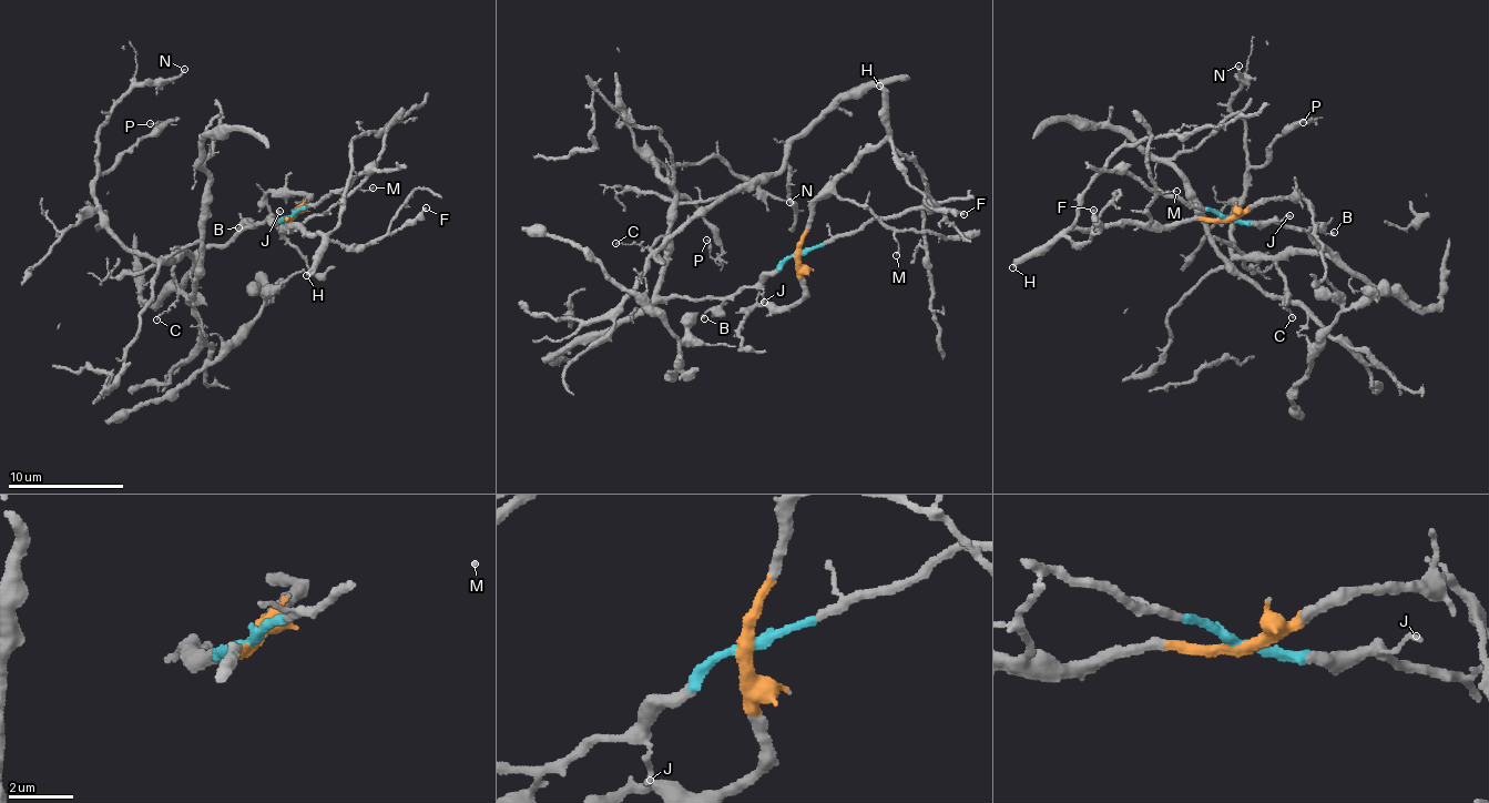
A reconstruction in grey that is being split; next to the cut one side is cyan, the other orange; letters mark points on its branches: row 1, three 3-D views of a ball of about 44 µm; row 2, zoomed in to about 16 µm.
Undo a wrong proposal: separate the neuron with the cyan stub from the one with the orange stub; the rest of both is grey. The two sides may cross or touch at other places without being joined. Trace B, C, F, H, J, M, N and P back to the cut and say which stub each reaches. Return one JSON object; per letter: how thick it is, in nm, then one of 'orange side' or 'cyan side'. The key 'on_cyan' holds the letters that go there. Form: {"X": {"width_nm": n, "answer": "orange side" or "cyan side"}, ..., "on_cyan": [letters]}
{"B": {"width_nm": 160, "answer": "cyan side"}, "C": {"width_nm": 100, "answer": "cyan side"}, "F": {"width_nm": 240, "answer": "orange side"}, "H": {"width_nm": 320, "answer": "orange side"}, "J": {"width_nm": 150, "answer": "cyan side"}, "M": {"width_nm": 110, "answer": "orange side"}, "N": {"width_nm": 140, "answer": "cyan side"}, "P": {"width_nm": 130, "answer": "cyan side"}, "on_cyan": ["B", "C", "J", "N", "P"]}

